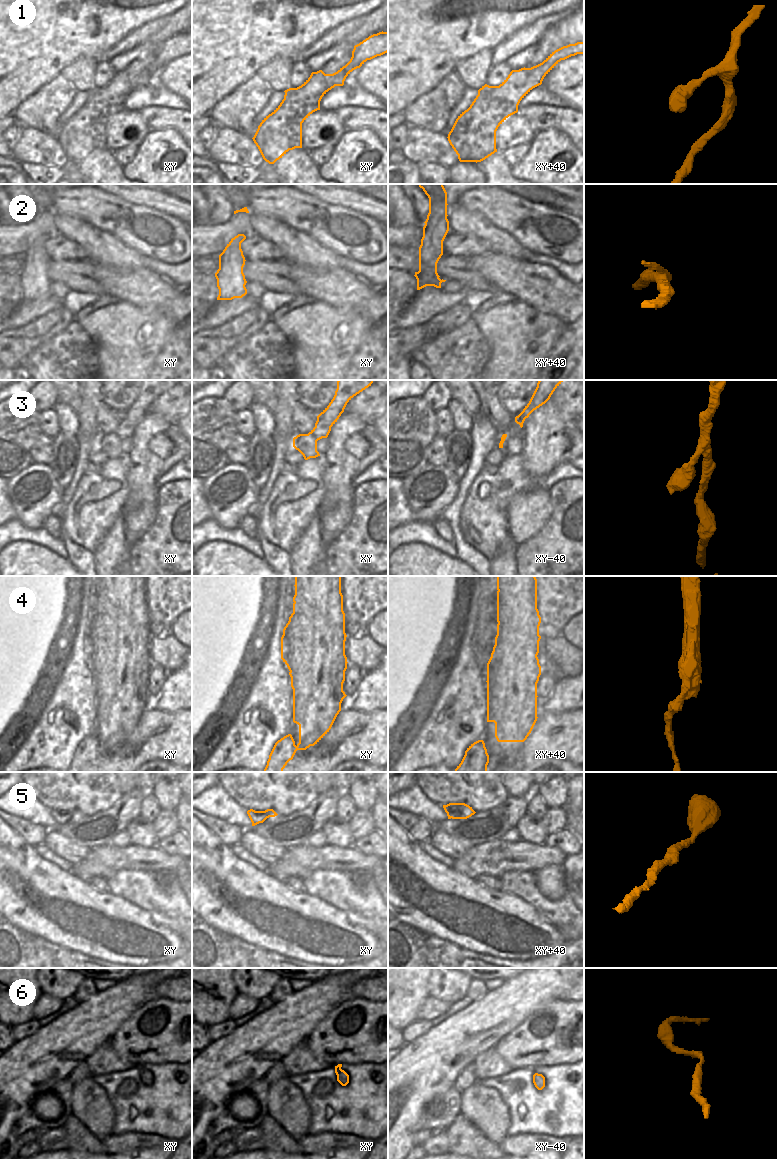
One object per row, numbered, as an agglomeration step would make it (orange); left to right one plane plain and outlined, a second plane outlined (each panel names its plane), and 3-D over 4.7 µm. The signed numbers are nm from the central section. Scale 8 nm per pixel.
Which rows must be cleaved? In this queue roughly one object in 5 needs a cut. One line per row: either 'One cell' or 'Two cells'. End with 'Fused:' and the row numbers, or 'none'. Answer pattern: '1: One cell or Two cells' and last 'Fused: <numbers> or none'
1: One cell
2: One cell
3: One cell
4: Two cells
5: One cell
6: One cell
Fused: 4

